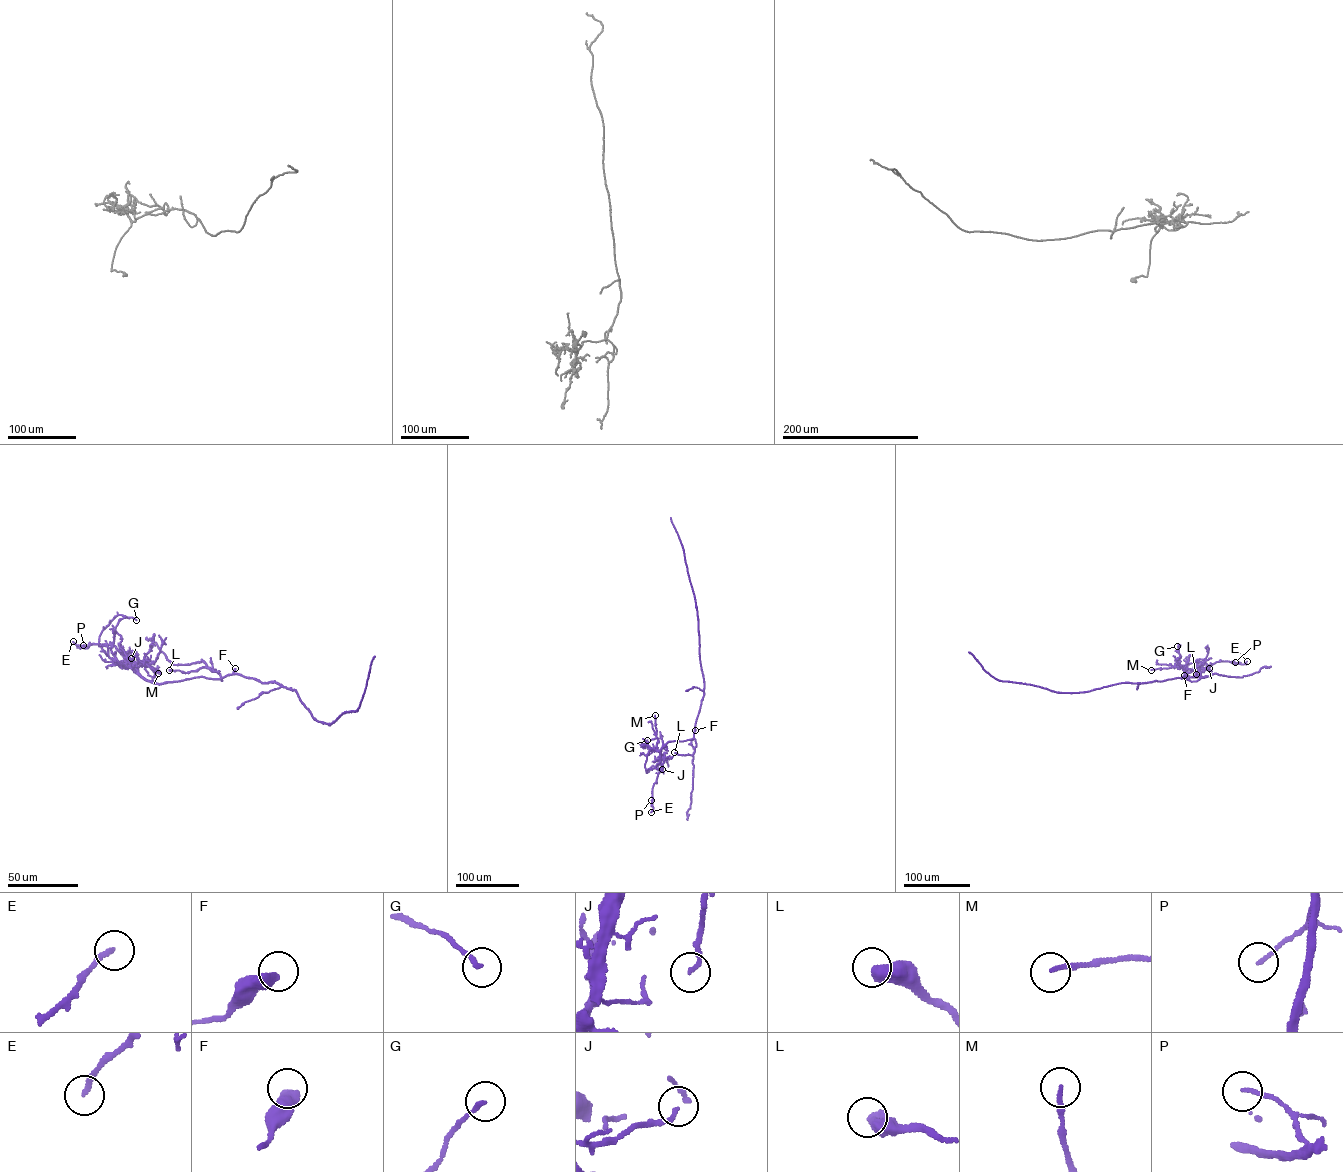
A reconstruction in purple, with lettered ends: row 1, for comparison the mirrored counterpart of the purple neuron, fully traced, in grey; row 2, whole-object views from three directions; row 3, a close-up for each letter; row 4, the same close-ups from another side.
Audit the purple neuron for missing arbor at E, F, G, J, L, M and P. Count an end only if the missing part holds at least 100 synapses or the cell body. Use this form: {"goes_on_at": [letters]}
{"goes_on_at": []}

